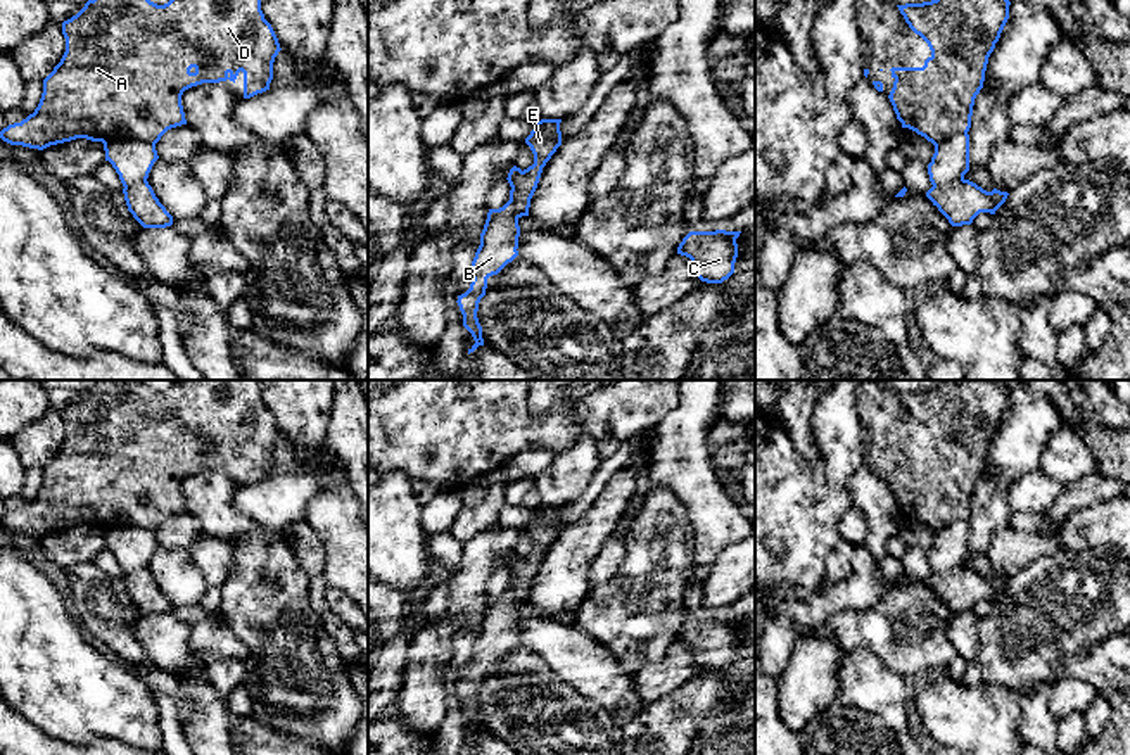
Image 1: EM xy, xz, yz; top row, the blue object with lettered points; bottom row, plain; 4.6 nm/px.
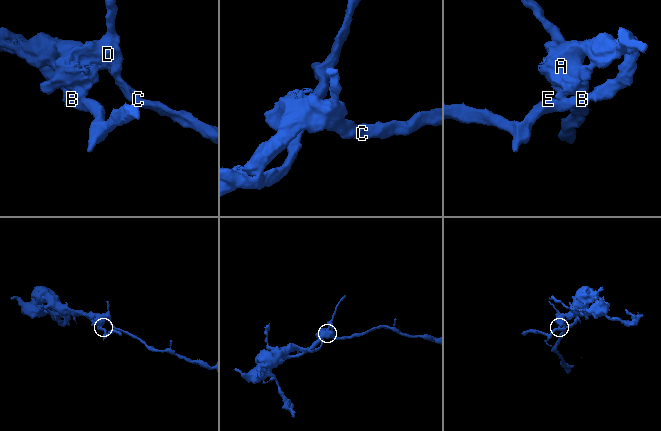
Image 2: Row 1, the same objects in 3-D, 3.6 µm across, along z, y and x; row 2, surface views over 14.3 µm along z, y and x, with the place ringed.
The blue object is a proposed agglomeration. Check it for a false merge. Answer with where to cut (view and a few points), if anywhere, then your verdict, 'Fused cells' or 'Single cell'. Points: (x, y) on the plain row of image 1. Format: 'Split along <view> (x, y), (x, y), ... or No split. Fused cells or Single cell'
Split along yz (963, 565), (933, 574). Fused cells

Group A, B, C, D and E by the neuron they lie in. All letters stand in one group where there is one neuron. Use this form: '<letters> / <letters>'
A C D / B E

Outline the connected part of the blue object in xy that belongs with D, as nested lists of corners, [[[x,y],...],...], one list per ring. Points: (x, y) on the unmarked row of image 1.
[[[102,380],[93,387],[88,387],[76,403],[62,409],[62,422],[66,425],[66,439],[54,458],[43,466],[43,480],[38,494],[21,510],[14,510],[3,515],[0,518],[0,525],[10,532],[22,532],[38,537],[76,525],[102,529],[105,548],[112,551],[124,575],[138,568],[147,568],[154,549],[159,546],[156,530],[168,517],[187,511],[181,492],[181,482],[185,477],[202,470],[219,470],[226,466],[235,470],[238,460],[242,458],[244,485],[251,485],[270,477],[270,470],[273,466],[273,449],[282,437],[271,411],[264,406],[264,401],[261,397],[261,380],[175,380],[173,385],[164,392],[150,389],[142,380]]]

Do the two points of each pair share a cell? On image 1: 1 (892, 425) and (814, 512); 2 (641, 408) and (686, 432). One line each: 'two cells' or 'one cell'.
1: two cells
2: two cells

